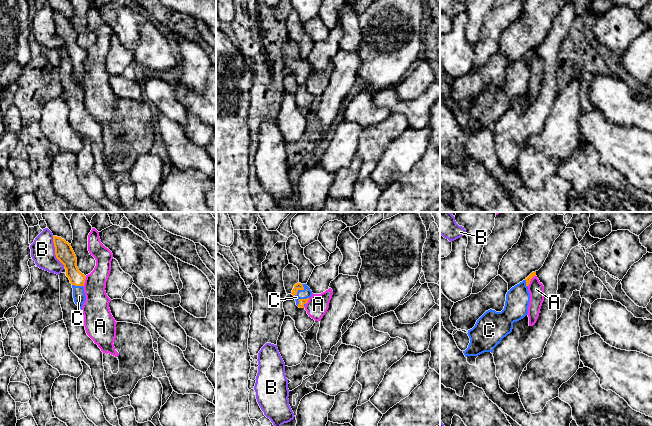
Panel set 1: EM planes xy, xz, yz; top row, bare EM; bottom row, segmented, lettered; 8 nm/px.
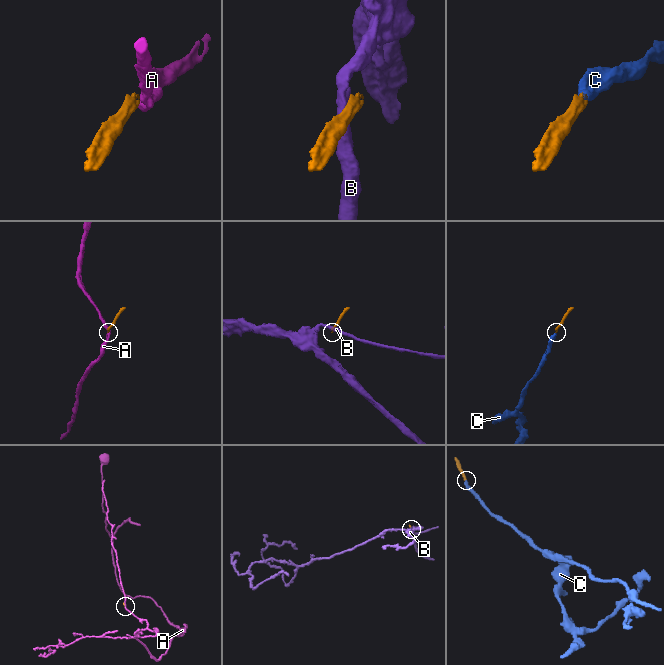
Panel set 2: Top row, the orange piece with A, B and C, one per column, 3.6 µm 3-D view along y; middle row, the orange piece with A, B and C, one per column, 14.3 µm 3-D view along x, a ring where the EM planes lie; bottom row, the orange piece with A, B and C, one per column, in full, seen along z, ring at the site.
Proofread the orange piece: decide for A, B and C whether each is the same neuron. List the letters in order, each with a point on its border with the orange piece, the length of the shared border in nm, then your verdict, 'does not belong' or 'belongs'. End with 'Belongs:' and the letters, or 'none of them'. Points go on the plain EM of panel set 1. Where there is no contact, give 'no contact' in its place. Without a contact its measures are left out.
A: contact yz (530, 56); length 120 nm; does not belong
B: contact xy (55, 28); length 280 nm; does not belong
C: contact xz (300, 65); length 120 nm; belongs
Belongs: C

